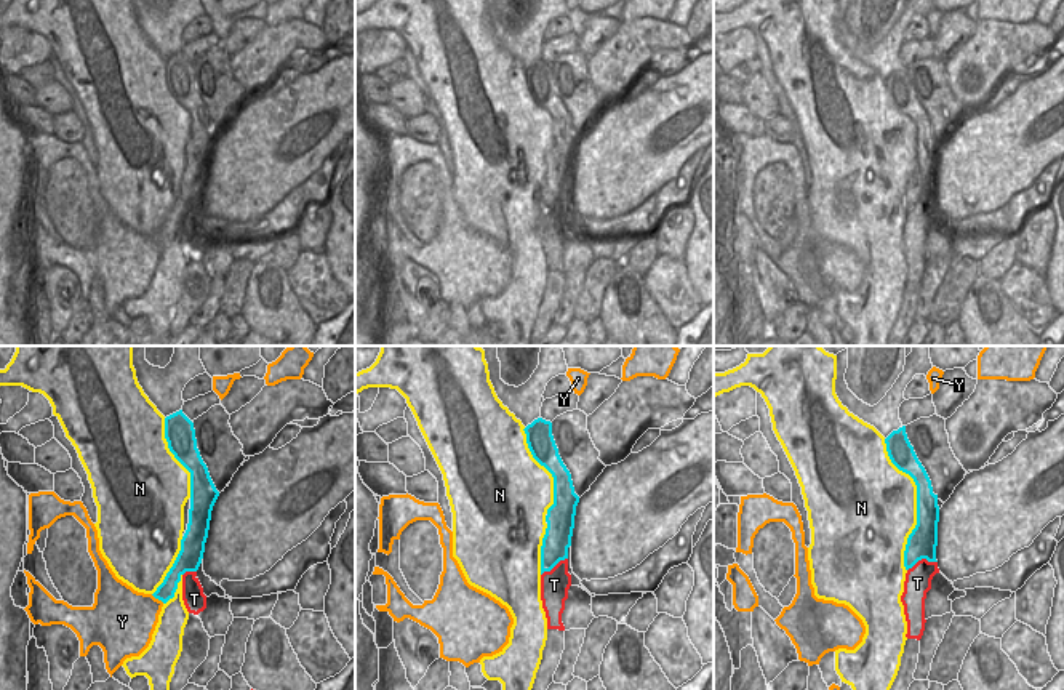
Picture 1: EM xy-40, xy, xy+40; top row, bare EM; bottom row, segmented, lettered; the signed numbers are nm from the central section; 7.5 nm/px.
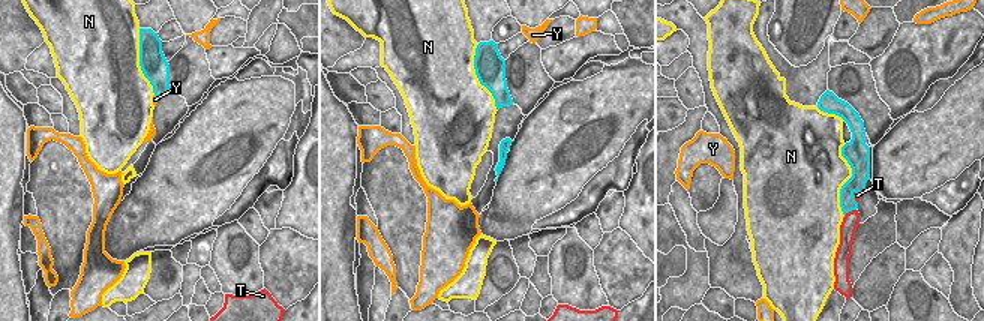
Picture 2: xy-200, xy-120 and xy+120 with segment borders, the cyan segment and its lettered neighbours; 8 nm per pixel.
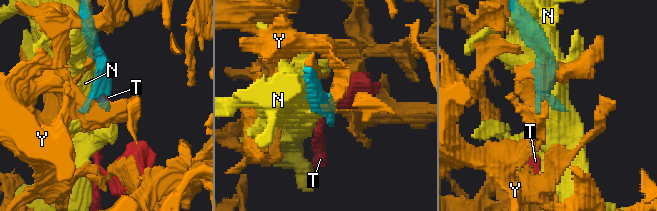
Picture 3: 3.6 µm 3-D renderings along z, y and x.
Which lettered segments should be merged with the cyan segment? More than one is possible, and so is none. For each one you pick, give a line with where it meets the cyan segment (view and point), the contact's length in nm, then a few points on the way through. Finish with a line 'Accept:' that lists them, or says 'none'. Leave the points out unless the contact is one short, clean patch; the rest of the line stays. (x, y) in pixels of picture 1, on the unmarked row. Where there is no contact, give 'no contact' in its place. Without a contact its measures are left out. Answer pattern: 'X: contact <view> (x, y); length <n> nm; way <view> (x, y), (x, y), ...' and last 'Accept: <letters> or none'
T: contact xy+40 (922, 199); length 240 nm; way xy+40 (922, 183), (922, 199), (917, 224)
Accept: T

